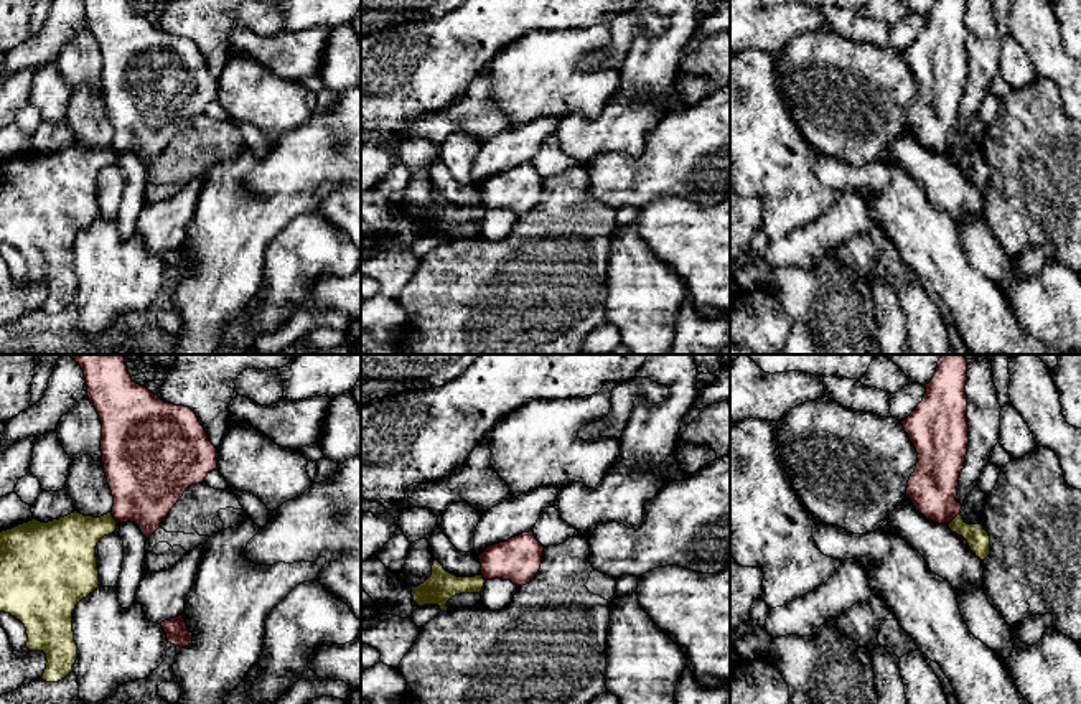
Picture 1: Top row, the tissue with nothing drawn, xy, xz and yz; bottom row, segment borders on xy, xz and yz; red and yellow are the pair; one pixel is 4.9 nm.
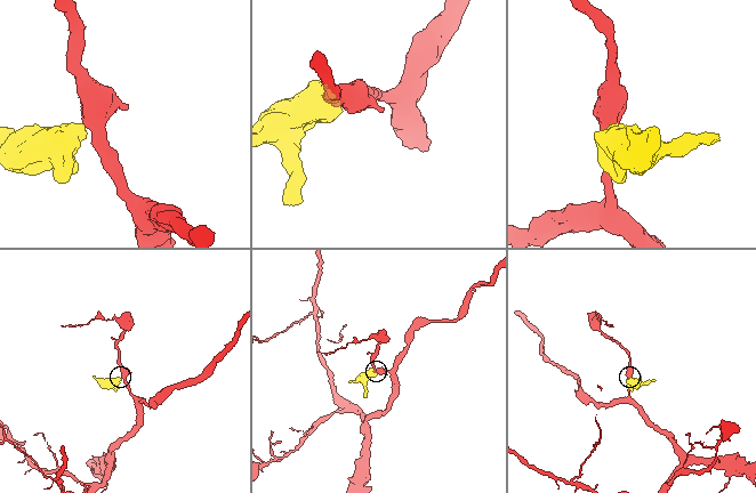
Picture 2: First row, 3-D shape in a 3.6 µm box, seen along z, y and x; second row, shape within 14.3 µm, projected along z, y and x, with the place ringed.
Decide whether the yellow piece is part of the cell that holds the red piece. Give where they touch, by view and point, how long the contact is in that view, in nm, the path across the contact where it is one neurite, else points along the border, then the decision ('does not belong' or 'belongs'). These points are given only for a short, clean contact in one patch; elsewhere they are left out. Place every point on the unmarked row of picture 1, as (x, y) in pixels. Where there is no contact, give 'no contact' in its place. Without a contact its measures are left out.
meets red in yz at (953, 149); contact 90 nm long; border along yz (959, 144), (948, 155); does not belong

